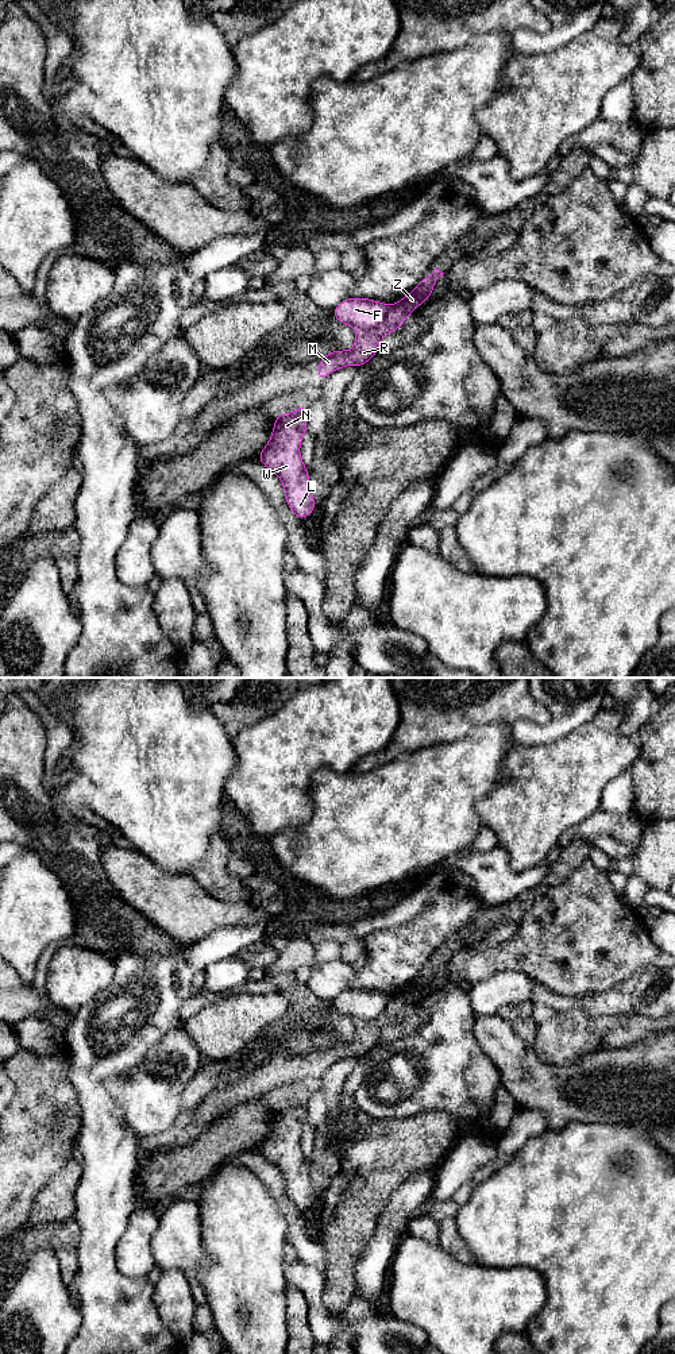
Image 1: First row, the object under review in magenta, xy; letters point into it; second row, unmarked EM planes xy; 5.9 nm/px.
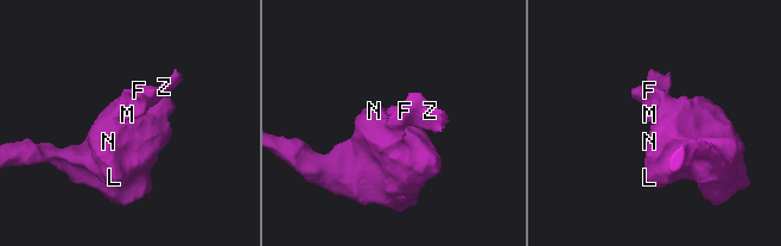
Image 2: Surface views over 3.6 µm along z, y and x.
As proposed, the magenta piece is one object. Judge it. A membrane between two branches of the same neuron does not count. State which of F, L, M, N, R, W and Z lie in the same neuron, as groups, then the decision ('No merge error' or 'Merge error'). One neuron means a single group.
Groups: F L N W / M R Z. Merge error

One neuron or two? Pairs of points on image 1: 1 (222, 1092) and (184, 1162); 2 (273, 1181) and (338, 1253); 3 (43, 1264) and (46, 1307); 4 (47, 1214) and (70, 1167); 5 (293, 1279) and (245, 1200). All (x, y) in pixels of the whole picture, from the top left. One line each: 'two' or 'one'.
1: two
2: two
3: one
4: one
5: two

